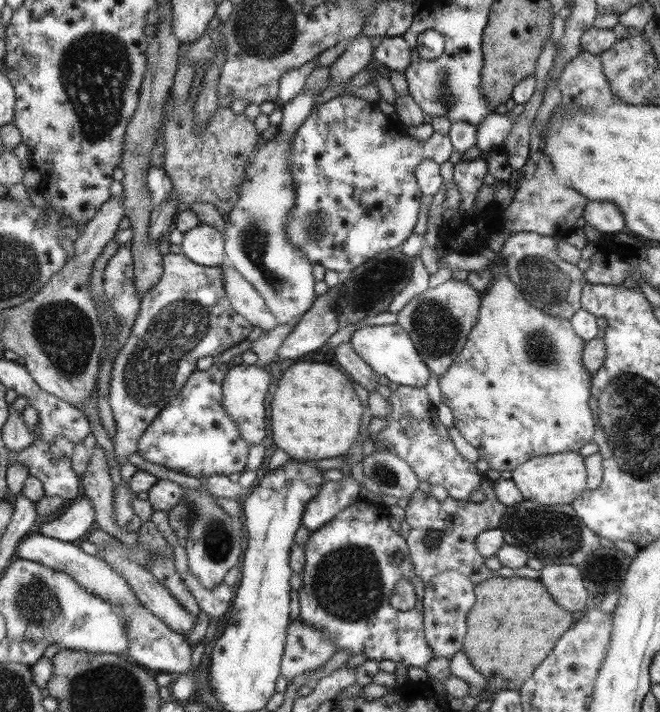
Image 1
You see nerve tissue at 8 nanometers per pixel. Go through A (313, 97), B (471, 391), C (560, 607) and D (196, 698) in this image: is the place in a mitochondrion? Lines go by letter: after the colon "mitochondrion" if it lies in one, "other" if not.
A: other
B: other
C: other
D: other

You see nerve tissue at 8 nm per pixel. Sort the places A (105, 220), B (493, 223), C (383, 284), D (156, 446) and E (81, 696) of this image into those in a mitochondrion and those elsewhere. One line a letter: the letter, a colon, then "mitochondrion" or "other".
A: other
B: other
C: mitochondrion
D: other
E: mitochondrion

